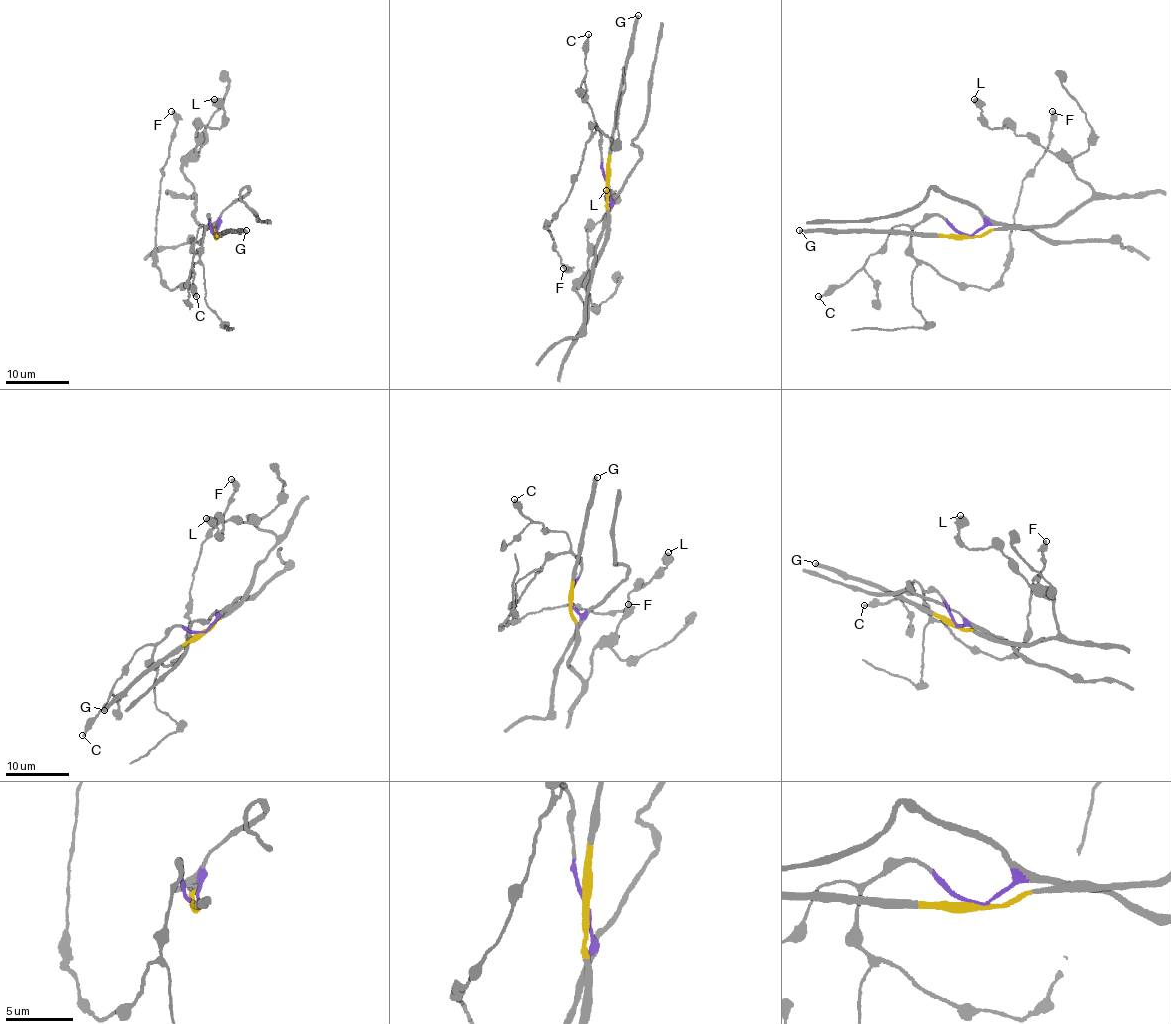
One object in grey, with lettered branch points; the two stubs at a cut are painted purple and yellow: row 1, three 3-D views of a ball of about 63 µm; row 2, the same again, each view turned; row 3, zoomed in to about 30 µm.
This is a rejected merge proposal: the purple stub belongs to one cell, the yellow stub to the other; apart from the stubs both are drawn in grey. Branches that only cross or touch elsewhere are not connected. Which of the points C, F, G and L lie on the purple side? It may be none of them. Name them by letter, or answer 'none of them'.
C, F

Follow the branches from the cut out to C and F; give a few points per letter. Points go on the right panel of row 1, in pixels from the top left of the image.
C: (967, 235), (939, 216), (926, 216), (913, 225), (896, 225), (859, 270), (843, 284), (831, 286), (818, 297)
F: (967, 235), (926, 216), (912, 254), (991, 287), (1053, 111)

